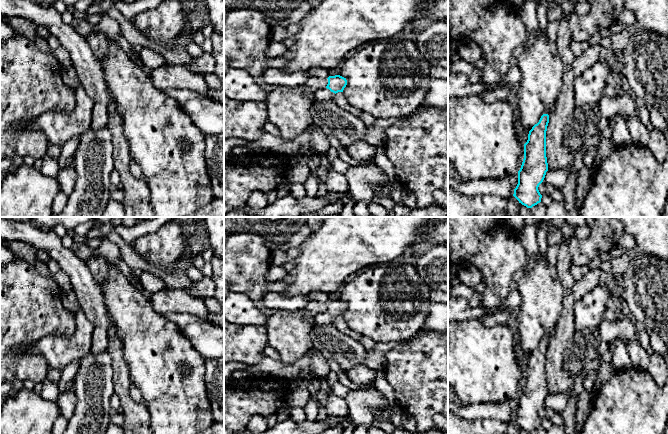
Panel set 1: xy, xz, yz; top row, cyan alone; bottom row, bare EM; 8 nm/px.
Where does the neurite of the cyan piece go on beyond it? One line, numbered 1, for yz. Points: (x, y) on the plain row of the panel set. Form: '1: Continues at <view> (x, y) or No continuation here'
1: No continuation here

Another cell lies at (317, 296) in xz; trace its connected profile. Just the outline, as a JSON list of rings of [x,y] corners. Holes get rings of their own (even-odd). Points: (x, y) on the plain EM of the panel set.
[[[311,292],[308,294],[309,301],[317,301],[317,302],[328,302],[328,294],[323,292]]]

